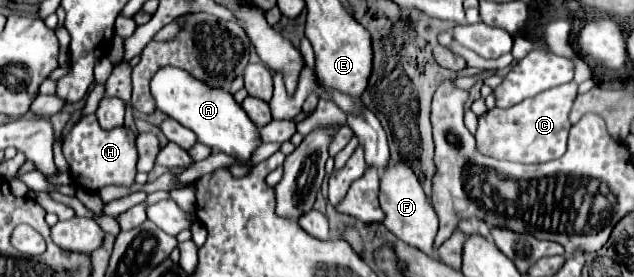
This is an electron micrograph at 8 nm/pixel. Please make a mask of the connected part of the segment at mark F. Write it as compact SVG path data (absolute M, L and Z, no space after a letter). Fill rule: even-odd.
M389 164L389 168L381 174L381 192L379 192L379 202L385 212L383 224L387 226L389 232L393 232L401 242L409 246L417 246L421 252L431 256L433 260L441 258L437 256L437 250L433 248L435 234L437 234L437 214L425 196L417 176L407 164Z

